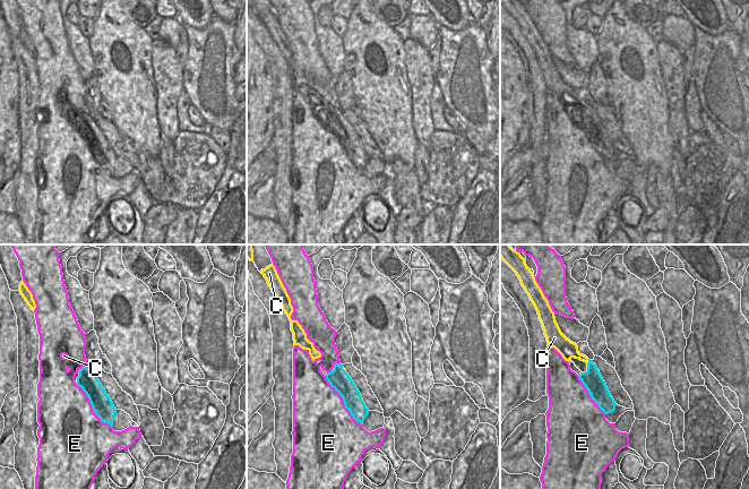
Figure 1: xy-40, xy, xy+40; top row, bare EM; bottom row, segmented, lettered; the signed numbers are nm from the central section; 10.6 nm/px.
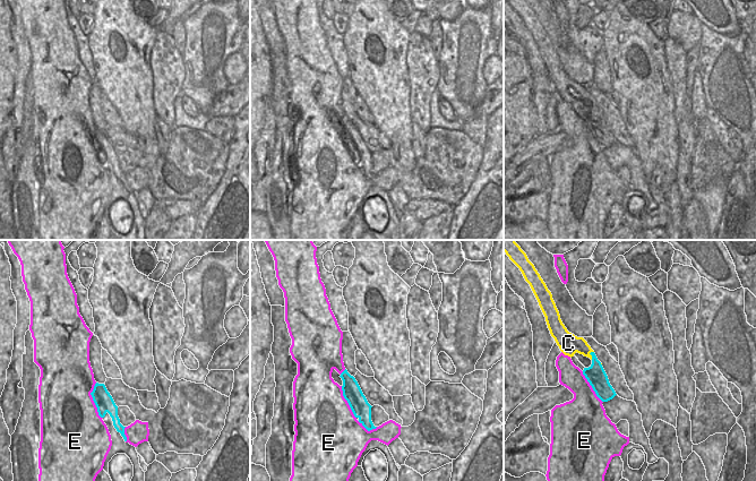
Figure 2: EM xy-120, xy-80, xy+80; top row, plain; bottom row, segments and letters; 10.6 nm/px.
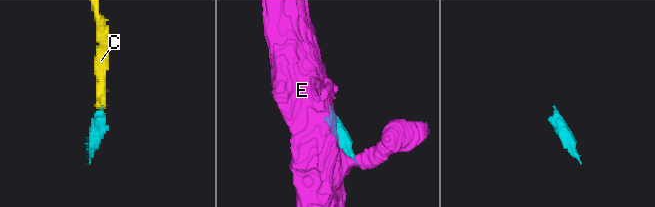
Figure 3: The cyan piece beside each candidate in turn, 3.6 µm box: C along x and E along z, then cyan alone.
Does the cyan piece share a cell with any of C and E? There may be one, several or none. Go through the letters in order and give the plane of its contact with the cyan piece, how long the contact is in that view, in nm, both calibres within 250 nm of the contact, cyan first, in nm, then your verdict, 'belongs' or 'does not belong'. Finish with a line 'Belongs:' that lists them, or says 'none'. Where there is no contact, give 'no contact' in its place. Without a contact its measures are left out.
C: xy+40 | 60 nm | 220/180 nm | belongs
E: xy | 650 nm | 220/500 nm | does not belong
Belongs: C

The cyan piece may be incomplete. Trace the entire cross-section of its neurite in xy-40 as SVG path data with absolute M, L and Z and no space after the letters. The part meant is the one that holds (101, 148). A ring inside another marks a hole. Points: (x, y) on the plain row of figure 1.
M83 113L77 120L79 121L77 123L77 131L88 143L95 161L102 169L109 170L113 174L117 155L102 130L89 114Z

